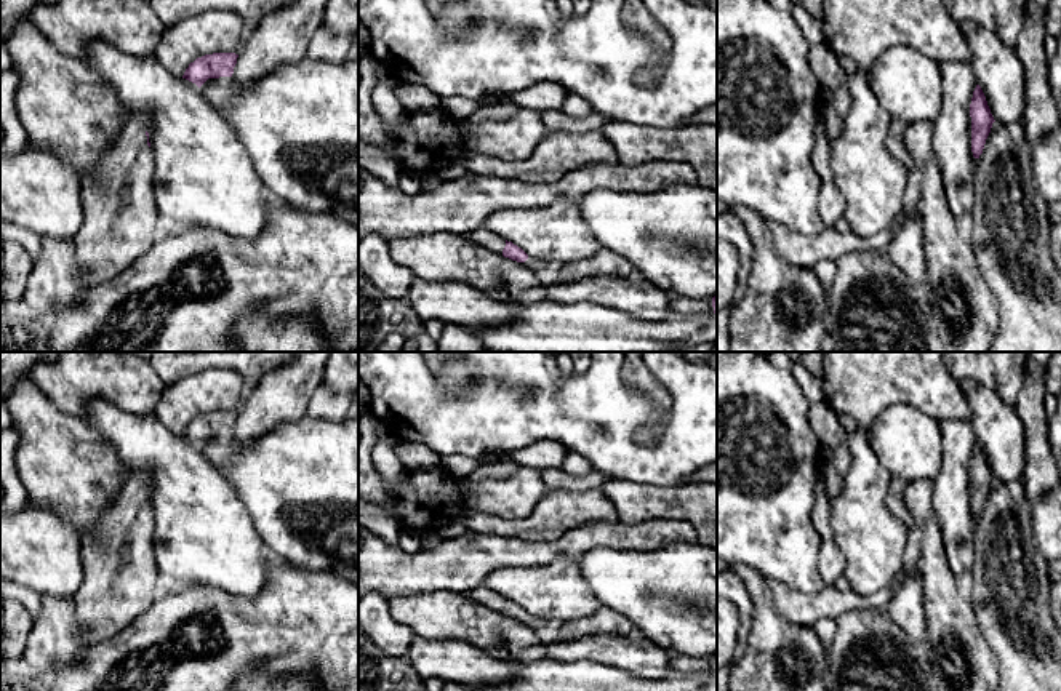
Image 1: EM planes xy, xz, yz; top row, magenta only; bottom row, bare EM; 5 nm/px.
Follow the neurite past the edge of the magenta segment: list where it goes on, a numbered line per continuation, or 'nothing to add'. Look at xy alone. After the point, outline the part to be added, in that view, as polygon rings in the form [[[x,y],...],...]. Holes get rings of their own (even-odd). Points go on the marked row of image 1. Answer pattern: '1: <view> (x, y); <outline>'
1: xy (119, 223); [[[144,117],[126,122],[99,162],[94,176],[80,178],[83,222],[75,237],[77,262],[88,272],[86,286],[120,275],[155,242],[157,205],[154,200],[154,152],[147,146]]]

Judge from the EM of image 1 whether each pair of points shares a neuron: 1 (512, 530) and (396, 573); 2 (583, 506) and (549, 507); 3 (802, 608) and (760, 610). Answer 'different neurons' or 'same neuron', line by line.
1: different neurons
2: same neuron
3: different neurons

